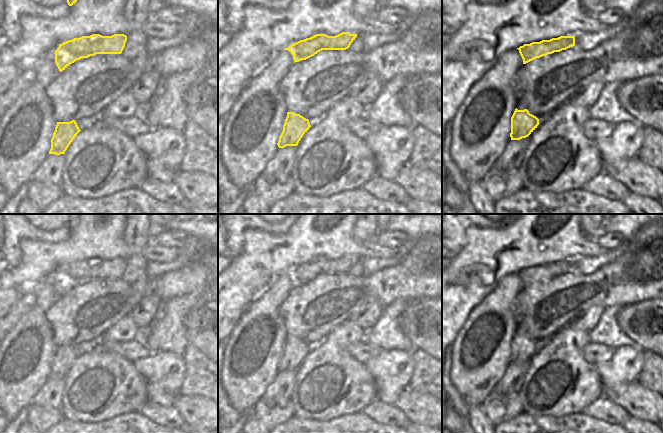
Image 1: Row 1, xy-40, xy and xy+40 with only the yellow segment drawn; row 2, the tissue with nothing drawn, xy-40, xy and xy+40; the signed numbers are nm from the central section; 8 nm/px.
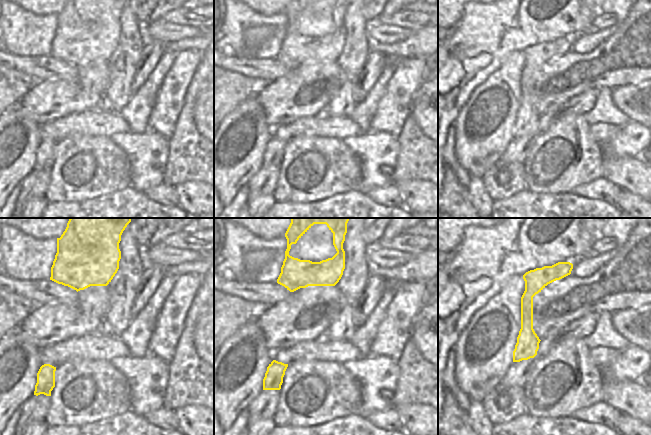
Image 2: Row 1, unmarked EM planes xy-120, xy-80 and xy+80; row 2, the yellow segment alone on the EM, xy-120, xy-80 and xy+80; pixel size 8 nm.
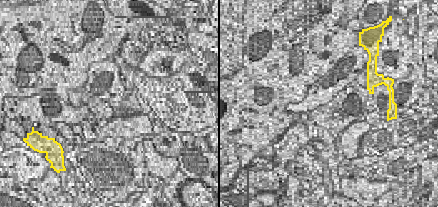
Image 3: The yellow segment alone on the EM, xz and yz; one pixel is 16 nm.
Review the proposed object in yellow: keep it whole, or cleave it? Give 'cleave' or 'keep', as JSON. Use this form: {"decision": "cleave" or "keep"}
{"decision": "cleave"}

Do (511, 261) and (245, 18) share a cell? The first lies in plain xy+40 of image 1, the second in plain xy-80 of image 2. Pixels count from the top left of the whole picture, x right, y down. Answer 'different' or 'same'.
different

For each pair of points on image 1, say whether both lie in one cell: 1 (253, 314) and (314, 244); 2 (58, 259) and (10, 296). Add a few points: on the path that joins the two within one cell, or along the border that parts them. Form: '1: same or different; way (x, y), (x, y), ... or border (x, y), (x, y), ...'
1: different; border (283, 272), (279, 273), (265, 288)
2: same; way (44, 259), (40, 259), (14, 282)

